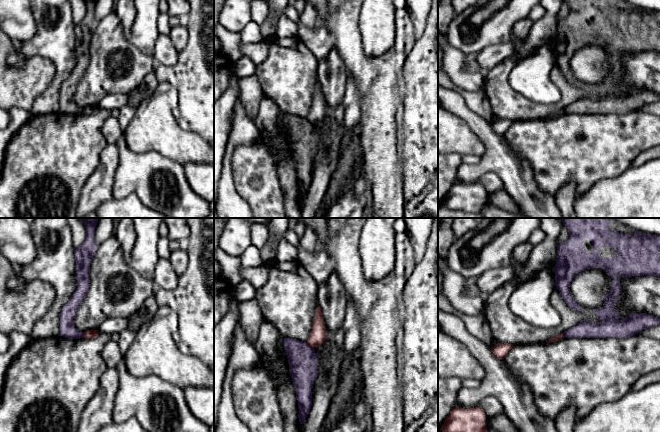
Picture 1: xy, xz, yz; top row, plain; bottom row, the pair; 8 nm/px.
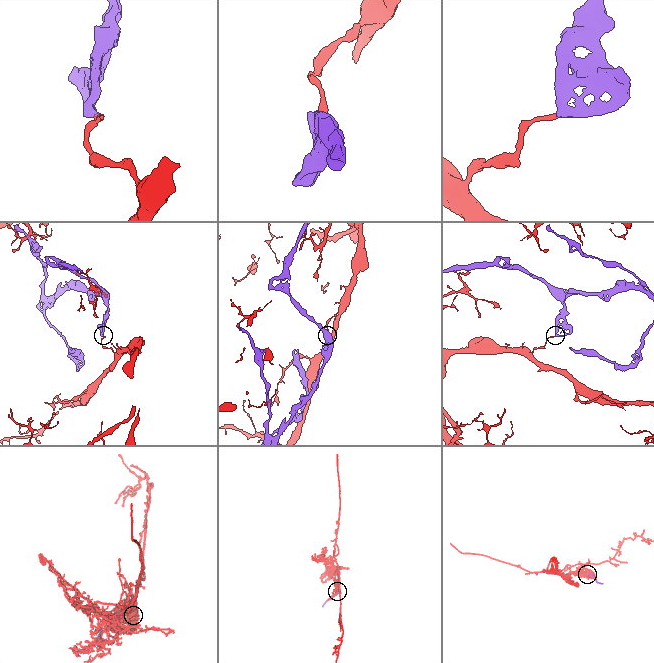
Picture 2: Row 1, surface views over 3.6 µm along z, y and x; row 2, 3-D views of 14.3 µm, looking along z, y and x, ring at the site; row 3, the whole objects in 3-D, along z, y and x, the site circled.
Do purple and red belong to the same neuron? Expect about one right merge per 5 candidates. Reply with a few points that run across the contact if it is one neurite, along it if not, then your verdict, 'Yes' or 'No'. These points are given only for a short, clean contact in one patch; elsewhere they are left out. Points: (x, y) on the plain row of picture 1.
Line: xz (306, 118), (313, 124). No

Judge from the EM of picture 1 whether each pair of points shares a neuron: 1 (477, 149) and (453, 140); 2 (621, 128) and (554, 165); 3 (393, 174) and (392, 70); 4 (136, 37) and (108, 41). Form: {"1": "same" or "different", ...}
{"1": "same", "2": "same", "3": "same", "4": "different"}

